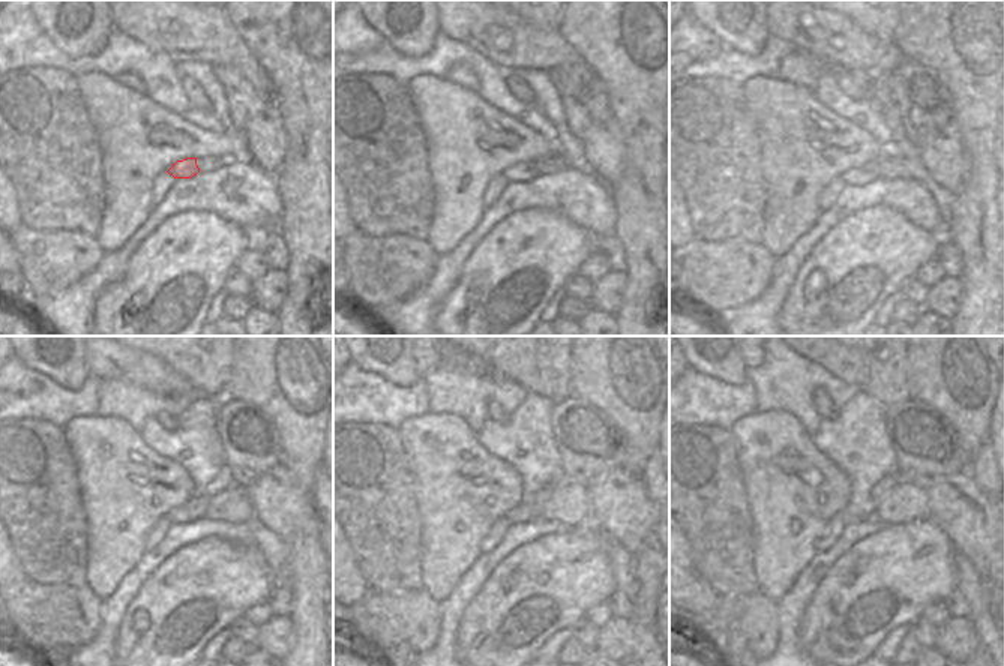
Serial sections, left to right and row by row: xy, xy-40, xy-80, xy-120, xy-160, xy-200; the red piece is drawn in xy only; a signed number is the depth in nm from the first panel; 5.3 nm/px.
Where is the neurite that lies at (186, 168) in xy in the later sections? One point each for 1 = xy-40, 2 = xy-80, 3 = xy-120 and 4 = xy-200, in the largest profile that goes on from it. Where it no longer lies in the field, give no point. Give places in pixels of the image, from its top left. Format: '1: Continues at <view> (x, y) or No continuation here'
1: Continues at xy-40 (524, 171)
2: Continues at xy-80 (866, 173)
3: Continues at xy-120 (194, 509)
4: Continues at xy-200 (883, 488)

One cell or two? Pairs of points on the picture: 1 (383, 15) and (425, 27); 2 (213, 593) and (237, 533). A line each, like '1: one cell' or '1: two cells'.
1: one cell
2: two cells

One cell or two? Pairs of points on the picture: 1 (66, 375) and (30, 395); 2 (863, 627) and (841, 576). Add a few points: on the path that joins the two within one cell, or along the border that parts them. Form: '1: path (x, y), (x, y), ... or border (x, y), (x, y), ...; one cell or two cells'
1: border (24, 363), (72, 390), (77, 390), (89, 374); two cells
2: path (857, 615), (857, 593), (853, 588); one cell

